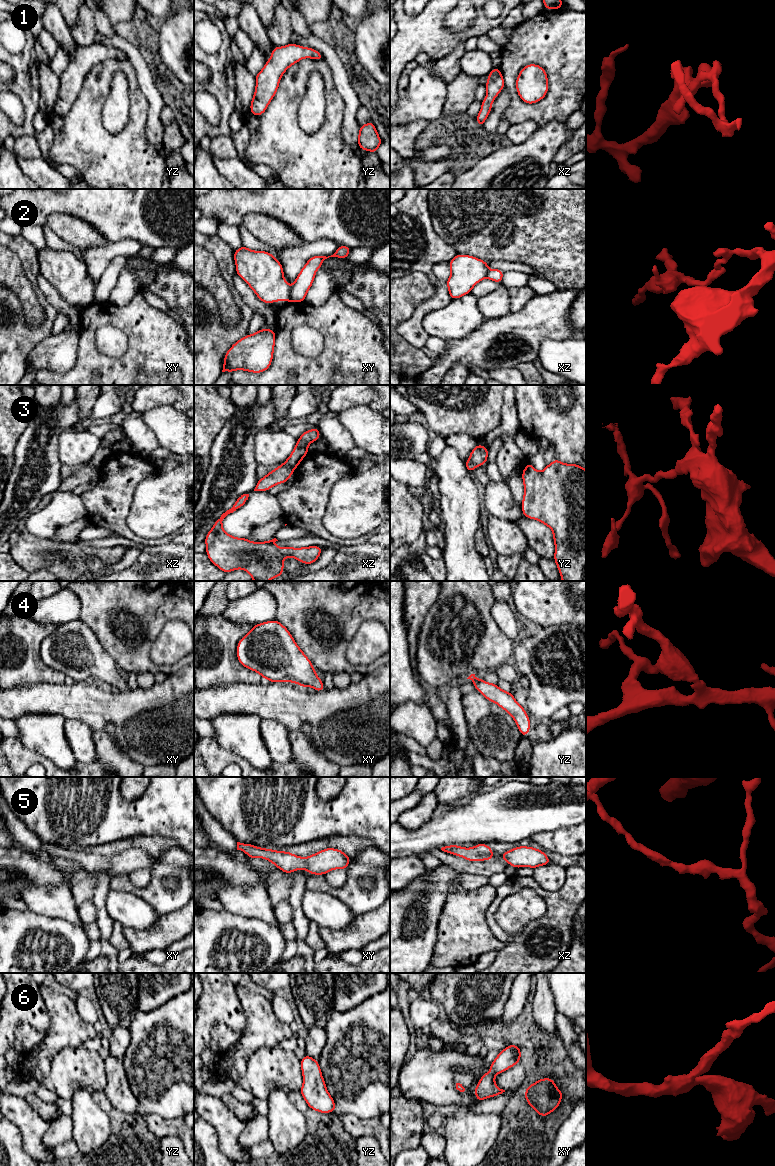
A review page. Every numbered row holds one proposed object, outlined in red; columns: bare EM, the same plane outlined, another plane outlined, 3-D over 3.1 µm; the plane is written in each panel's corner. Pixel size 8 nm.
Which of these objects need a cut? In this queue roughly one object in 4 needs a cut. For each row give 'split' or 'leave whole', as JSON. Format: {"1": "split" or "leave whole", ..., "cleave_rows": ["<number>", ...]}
{"1": "leave whole", "2": "split", "3": "split", "4": "leave whole", "5": "leave whole", "6": "leave whole", "cleave_rows": ["2", "3"]}

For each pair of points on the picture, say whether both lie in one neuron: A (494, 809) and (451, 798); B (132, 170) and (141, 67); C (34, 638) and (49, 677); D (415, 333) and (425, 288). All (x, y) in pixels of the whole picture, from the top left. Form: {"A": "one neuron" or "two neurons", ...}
{"A": "two neurons", "B": "two neurons", "C": "one neuron", "D": "two neurons"}

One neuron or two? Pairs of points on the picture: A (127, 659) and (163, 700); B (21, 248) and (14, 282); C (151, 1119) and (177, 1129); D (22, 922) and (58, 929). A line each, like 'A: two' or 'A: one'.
A: two
B: two
C: one
D: one

